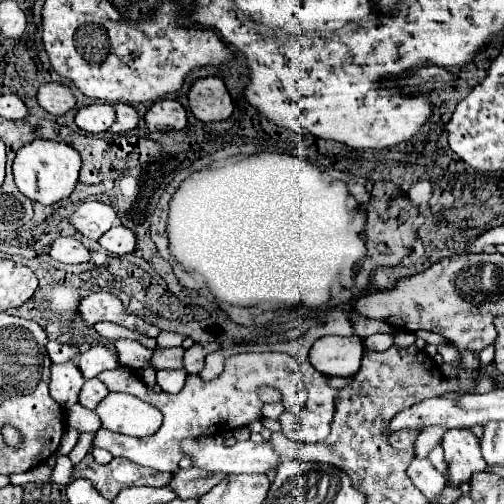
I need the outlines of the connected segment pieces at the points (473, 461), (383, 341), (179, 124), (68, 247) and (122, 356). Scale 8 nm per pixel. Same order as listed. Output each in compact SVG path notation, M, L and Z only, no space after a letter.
M451 429L443 435L443 449L445 449L445 463L449 467L447 475L447 487L459 487L461 483L469 483L473 473L481 473L487 469L485 459L481 457L479 439L469 429Z
M377 333L377 335L371 335L367 339L363 339L363 349L369 353L369 351L385 351L393 345L393 333Z
M161 99L145 113L145 123L149 131L179 131L187 125L187 111L175 99Z
M59 237L51 245L49 255L57 261L63 261L63 263L85 263L91 259L87 247L79 241L75 241L73 237Z
M133 339L115 341L115 349L117 349L117 357L119 357L121 365L125 365L129 369L139 369L145 363L149 363L153 357L151 349L147 349L143 343L133 341Z

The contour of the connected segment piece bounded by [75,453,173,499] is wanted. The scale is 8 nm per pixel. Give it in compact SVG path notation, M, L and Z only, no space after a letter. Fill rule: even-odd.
M89 453L79 465L75 465L75 477L89 479L105 499L113 499L121 489L132 486L165 487L169 485L173 475L145 469L128 459L119 459L119 457L107 465L99 465Z

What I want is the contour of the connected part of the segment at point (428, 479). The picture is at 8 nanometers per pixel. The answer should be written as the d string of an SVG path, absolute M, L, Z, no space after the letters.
M415 459L407 469L407 477L427 499L437 497L445 487L445 477L427 459Z

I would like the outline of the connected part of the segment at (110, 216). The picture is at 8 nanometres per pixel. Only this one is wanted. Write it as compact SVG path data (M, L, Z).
M85 201L73 215L71 223L81 231L87 239L99 239L107 229L117 223L117 213L109 203Z

